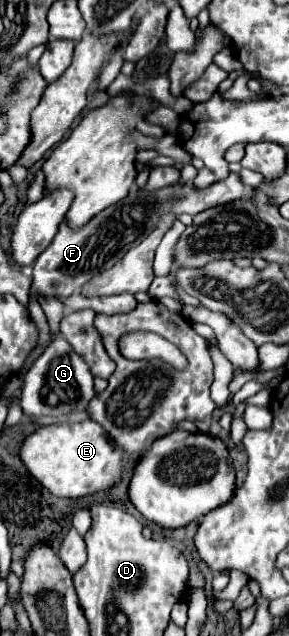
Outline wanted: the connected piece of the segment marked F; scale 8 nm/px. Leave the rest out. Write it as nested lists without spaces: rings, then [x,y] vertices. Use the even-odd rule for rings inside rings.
[[[231,173],[227,179],[217,181],[205,189],[197,189],[193,185],[179,185],[179,183],[173,187],[167,187],[167,189],[153,191],[153,193],[147,193],[141,189],[131,189],[123,201],[119,201],[117,205],[107,207],[105,211],[95,215],[79,231],[71,231],[65,223],[61,223],[55,239],[37,257],[37,261],[33,265],[33,273],[31,273],[33,281],[31,281],[29,295],[33,299],[71,297],[77,291],[77,287],[81,289],[81,285],[85,285],[95,275],[95,267],[97,267],[97,271],[111,269],[119,259],[123,259],[123,255],[131,247],[139,245],[147,237],[147,233],[151,233],[155,229],[155,225],[163,213],[173,211],[175,215],[181,215],[181,213],[197,215],[209,207],[225,205],[229,201],[243,199],[243,197],[245,199],[253,197],[253,189],[245,187],[241,183],[239,175],[235,175],[235,173]]]

